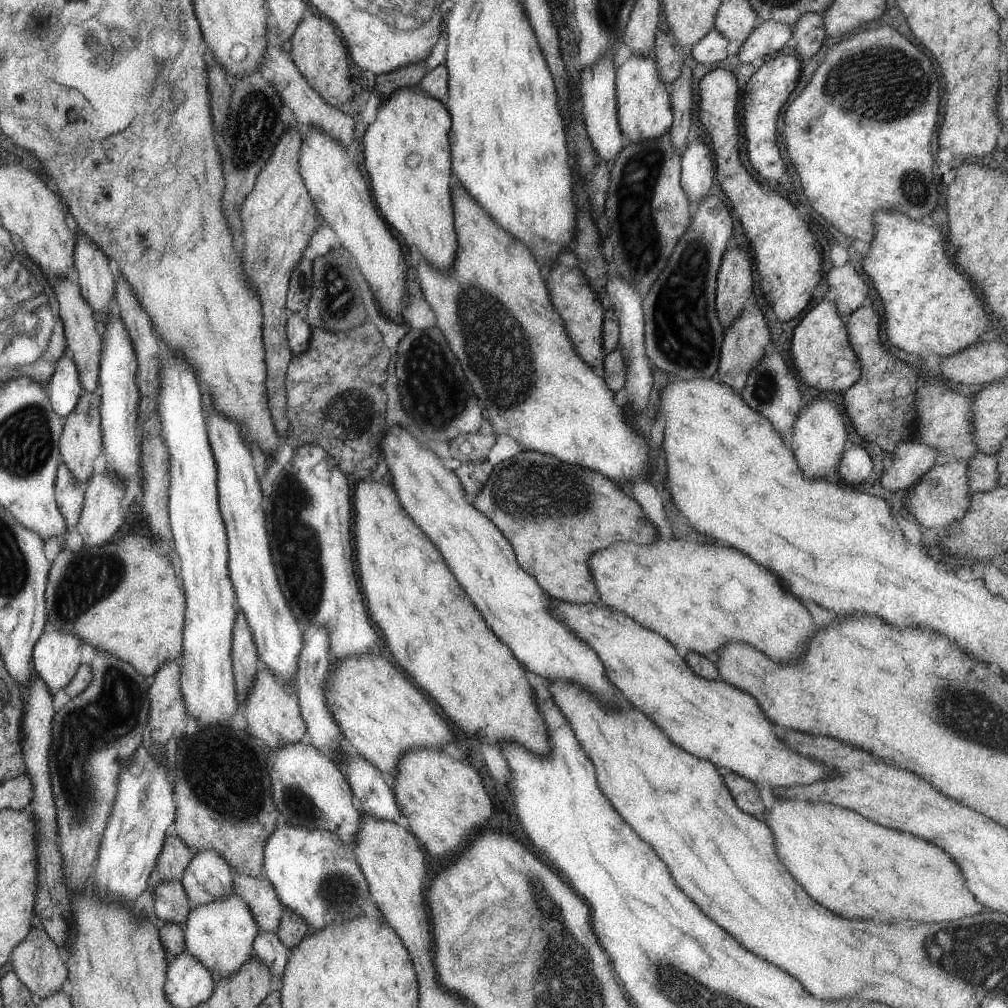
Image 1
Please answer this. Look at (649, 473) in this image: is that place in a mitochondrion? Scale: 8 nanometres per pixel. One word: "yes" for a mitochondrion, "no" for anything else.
no

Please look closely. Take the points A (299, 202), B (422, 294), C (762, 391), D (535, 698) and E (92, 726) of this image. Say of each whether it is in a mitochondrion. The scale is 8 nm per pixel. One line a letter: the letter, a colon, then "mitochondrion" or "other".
A: other
B: other
C: mitochondrion
D: other
E: mitochondrion

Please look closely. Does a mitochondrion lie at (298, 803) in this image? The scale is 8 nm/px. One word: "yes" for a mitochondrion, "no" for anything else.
yes

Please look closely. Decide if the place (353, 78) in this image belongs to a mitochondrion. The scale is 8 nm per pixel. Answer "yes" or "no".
no

